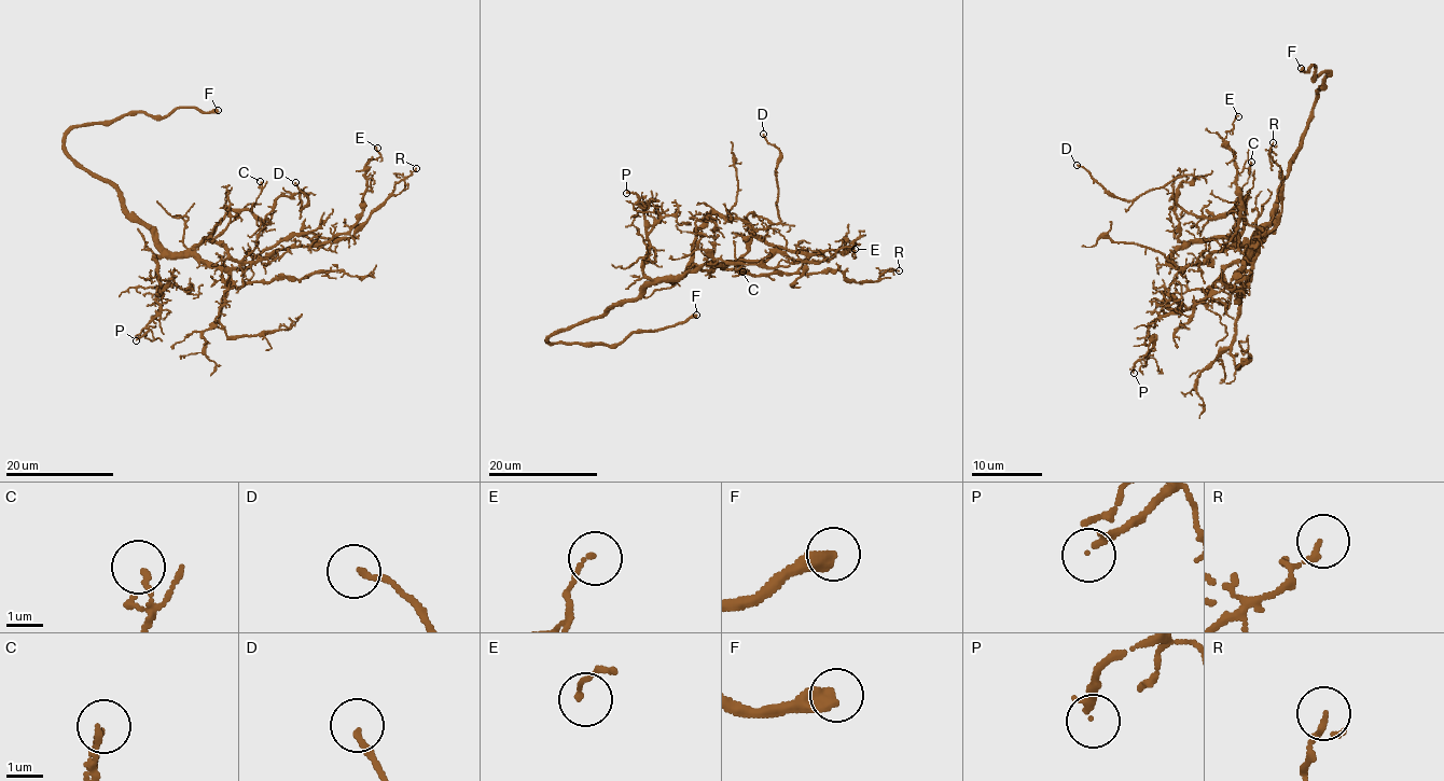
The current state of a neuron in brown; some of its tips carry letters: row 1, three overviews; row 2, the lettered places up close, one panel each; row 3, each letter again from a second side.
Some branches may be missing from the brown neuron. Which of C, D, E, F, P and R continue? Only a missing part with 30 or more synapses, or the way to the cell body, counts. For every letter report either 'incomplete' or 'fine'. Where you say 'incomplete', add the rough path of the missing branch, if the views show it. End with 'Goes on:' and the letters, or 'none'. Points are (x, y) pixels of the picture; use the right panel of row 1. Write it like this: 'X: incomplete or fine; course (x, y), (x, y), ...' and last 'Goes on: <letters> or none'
C: fine
D: fine
E: fine
F: incomplete
P: fine
R: fine
Goes on: F

